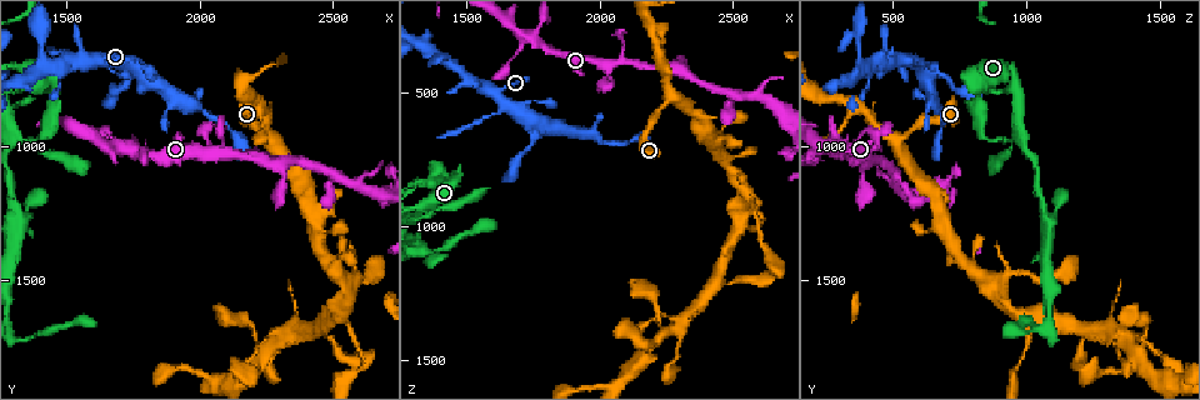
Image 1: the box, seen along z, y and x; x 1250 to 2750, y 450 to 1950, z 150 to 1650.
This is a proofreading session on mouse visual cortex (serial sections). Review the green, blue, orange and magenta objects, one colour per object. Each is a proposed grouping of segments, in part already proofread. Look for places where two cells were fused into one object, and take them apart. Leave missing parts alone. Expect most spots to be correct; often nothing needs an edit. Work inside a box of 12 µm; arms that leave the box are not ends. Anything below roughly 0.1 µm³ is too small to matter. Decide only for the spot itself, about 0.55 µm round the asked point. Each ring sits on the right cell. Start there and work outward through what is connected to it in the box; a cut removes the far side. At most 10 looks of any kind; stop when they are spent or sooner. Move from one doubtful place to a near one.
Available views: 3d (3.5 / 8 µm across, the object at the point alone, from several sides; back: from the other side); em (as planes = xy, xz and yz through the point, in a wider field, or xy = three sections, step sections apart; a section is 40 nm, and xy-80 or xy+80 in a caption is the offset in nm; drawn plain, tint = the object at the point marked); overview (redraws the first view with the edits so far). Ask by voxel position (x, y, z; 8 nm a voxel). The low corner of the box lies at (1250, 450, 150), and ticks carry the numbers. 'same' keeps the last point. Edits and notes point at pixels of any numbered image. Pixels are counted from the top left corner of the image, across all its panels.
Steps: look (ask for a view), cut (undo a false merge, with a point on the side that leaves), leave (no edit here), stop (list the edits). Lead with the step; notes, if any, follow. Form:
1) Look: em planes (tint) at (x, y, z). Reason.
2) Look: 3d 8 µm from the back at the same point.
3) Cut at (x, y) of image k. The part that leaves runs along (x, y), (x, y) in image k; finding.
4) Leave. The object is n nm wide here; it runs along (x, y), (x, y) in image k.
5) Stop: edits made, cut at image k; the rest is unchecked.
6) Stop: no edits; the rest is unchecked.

Look: 3d 3.5 µm at (1420, 690, 380). Arms part here.

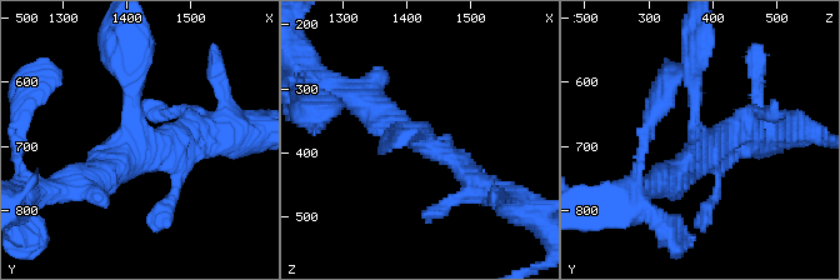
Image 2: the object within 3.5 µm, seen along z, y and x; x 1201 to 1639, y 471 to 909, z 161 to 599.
Look: em xy step 3 (plain) at (1430, 695, 390).

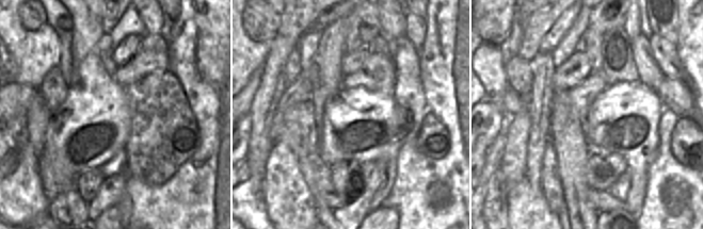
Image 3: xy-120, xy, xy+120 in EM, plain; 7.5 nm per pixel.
Look: em xy step 3 (tint) at the same point. With the object marked.

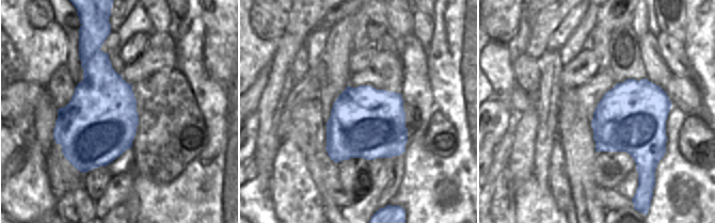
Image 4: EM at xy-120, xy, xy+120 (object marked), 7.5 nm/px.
Leave. It runs along (489, 193), (455, 160), (363, 100) in image 2; all the same cell.

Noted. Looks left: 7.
Look: 3d 8 µm at (1750, 1010, 290). Side arm on a straight run.

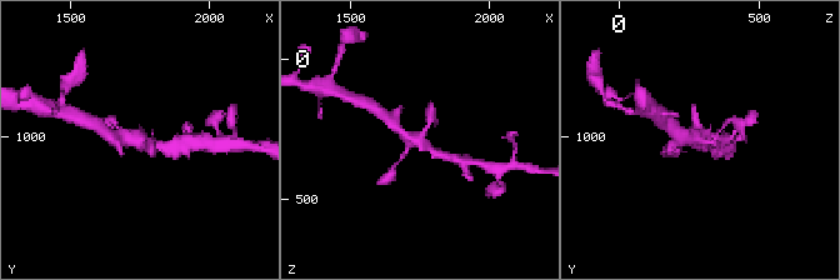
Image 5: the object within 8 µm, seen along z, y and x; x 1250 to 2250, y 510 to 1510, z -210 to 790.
Look: em xy step 5 (tint) at (1740, 1020, 300). Shape alone is not enough.

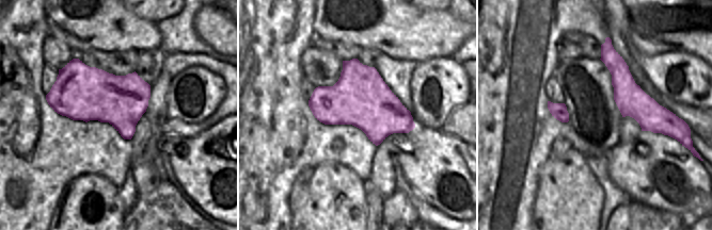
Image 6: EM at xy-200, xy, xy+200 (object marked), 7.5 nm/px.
Leave. It runs along (450, 156), (408, 138), (390, 119) in image 5; one cell here.

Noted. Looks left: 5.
Look: 3d 8 µm from the back at (1400, 1710, 1090). Narrows sharply.

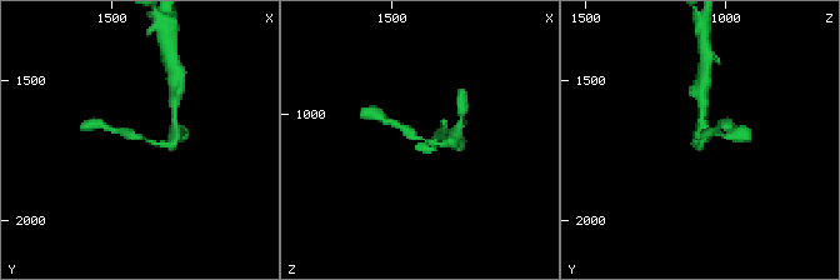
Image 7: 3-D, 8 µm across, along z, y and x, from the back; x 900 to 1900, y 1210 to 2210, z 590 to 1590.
Look: em xy step 1 (tint) at (1400, 1700, 1080). The arms are 200, 250 nm wide.

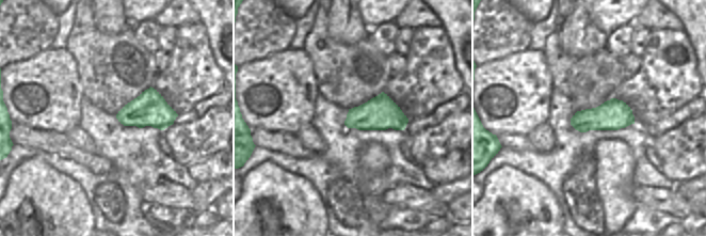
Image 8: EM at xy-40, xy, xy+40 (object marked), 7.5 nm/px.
Leave. It runs along (454, 139), (430, 144), (391, 123) in image 7; one cell here.

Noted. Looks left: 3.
Look: 3d 3.5 µm at (1360, 990, 950).

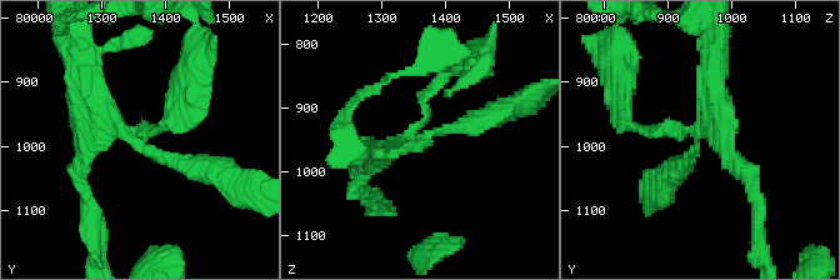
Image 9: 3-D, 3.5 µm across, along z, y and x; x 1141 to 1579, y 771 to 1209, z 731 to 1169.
Look: em planes (tint) at (1365, 1005, 945). The arms are 250, 300 nm wide; now the EM.

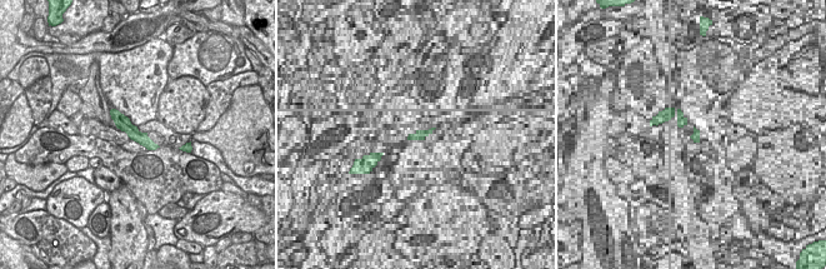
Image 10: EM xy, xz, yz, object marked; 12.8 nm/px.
Leave. It runs along (86, 84), (148, 149), (216, 173) in image 9; continuous, no second cell.

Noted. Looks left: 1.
Stop: no edits; the rest is unchecked.

